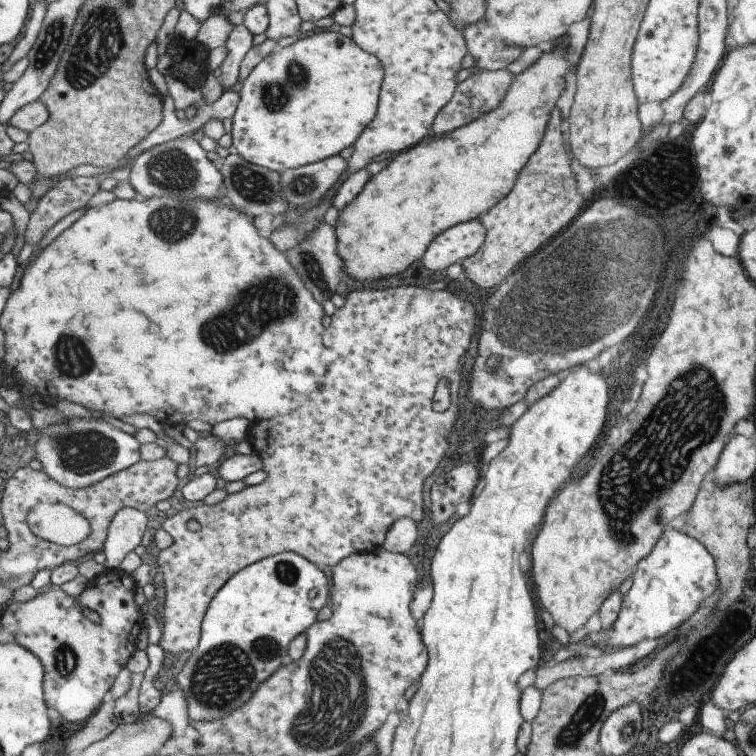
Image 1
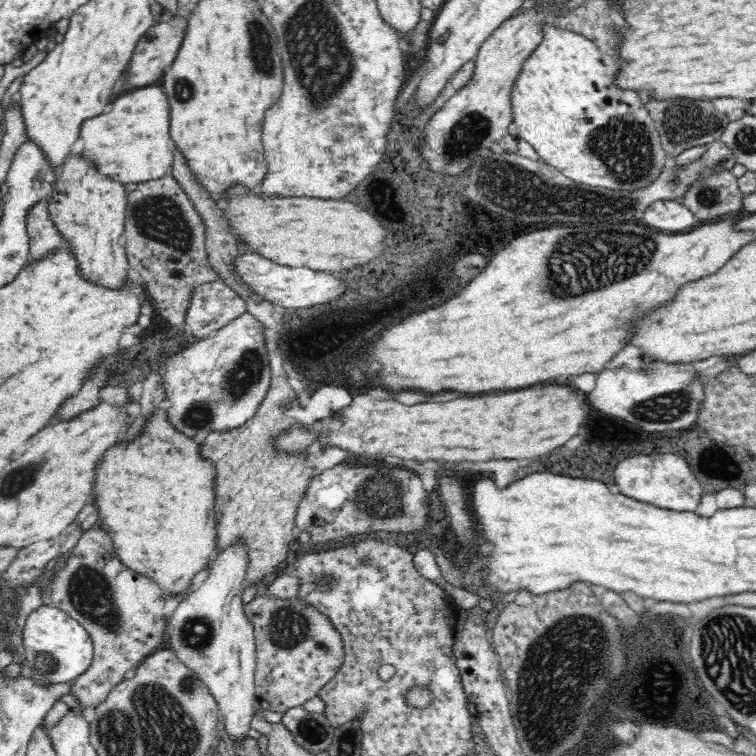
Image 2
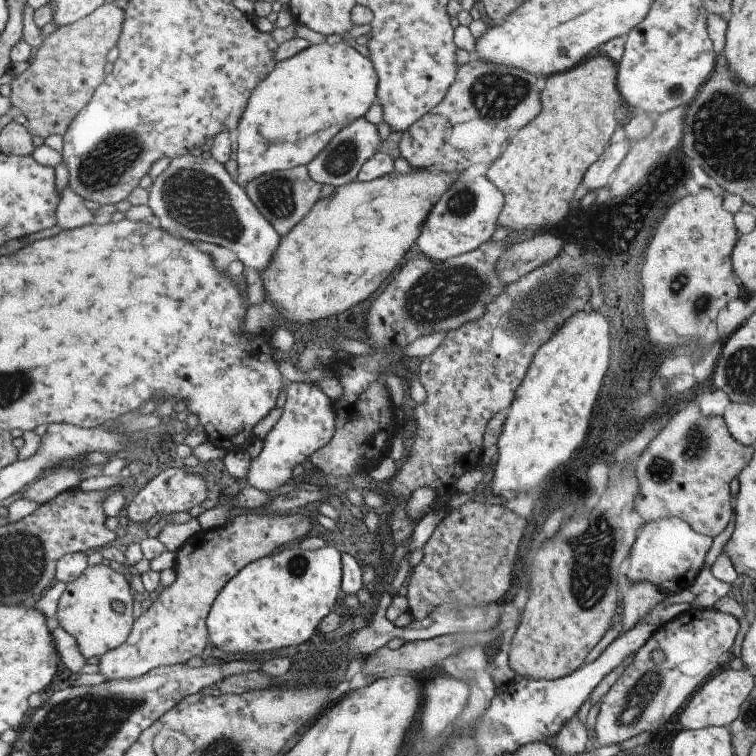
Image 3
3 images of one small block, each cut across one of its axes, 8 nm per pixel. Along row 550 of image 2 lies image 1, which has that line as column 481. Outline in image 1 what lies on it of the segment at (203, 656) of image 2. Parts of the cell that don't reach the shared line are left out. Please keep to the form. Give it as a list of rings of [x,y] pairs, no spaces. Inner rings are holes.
[[[479,218],[447,228],[431,240],[421,264],[433,272],[445,270],[449,264],[459,264],[481,250],[485,242],[485,228]]]

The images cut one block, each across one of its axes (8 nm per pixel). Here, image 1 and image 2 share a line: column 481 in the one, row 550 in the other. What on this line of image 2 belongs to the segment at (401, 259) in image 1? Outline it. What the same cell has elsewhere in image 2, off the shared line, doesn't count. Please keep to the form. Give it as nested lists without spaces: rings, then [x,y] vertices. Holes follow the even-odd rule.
[[[156,408],[144,424],[144,430],[138,432],[136,438],[118,442],[110,446],[102,458],[98,458],[92,502],[98,510],[96,528],[102,528],[110,534],[114,542],[114,550],[118,560],[132,568],[136,574],[144,574],[158,582],[164,594],[182,594],[190,586],[190,580],[202,568],[210,566],[212,550],[216,550],[216,530],[214,530],[214,476],[216,468],[212,468],[200,456],[200,446],[194,444],[192,438],[186,438],[166,420],[166,410]]]

